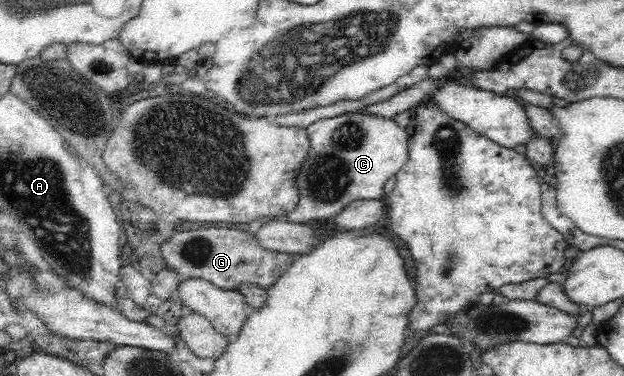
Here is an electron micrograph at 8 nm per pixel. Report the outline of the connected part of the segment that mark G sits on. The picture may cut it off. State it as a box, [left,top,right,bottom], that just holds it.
[161,227,301,292]

